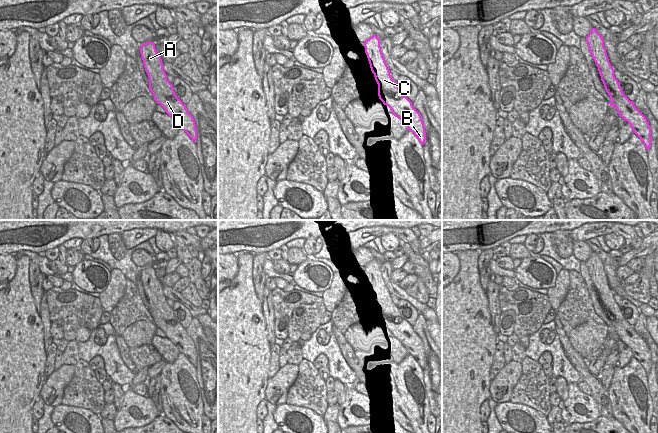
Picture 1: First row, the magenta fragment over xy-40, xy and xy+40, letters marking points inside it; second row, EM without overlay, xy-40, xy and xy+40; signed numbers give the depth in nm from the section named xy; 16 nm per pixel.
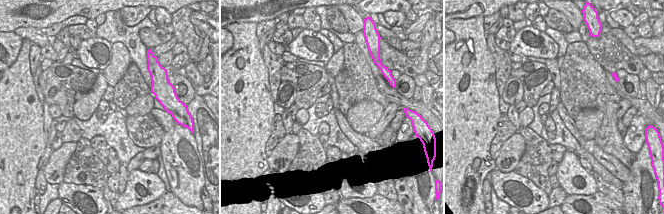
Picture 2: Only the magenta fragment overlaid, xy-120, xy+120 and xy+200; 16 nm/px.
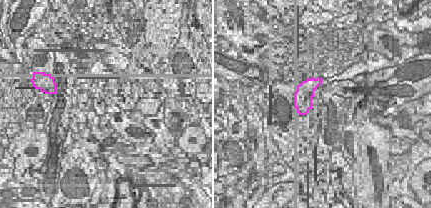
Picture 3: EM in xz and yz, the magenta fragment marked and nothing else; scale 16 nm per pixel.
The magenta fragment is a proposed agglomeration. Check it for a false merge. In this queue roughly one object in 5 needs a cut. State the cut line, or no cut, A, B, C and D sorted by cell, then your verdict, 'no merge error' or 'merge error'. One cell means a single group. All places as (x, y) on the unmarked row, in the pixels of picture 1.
no cut; A B C D; no merge error

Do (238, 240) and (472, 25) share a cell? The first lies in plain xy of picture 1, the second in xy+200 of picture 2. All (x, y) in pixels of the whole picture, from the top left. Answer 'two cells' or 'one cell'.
two cells

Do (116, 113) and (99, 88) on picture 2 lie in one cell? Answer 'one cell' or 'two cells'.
two cells

